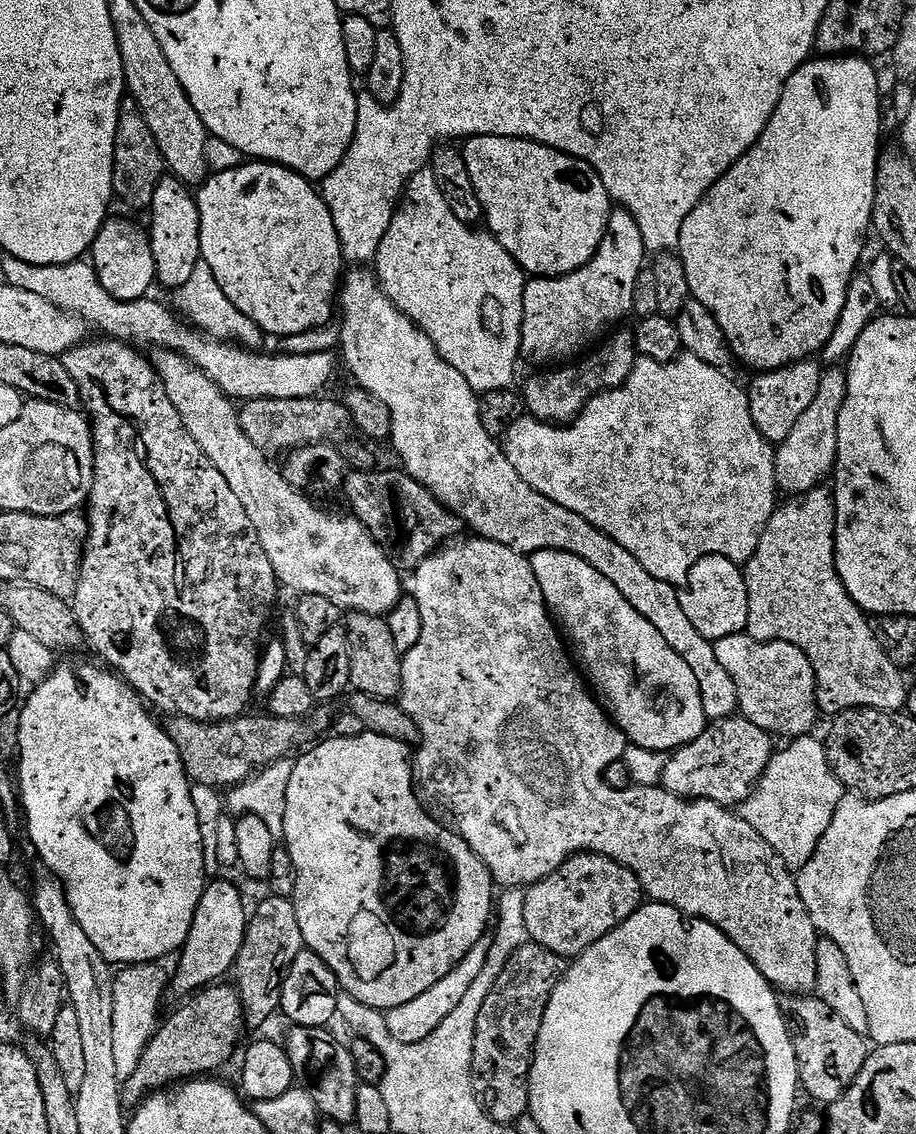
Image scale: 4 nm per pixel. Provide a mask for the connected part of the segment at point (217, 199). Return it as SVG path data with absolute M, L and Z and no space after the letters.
M241 162L236 168L231 168L225 172L218 172L209 175L203 184L199 185L195 193L196 209L200 215L200 255L203 267L212 271L212 276L216 279L219 291L242 313L246 318L250 318L269 337L297 336L303 332L308 332L312 328L321 328L329 323L334 316L334 305L338 300L338 289L342 283L342 273L346 268L344 251L340 248L338 230L334 226L334 218L326 206L323 195L314 189L313 181L299 176L297 172L292 172L289 168L283 168L281 164L269 164L267 162Z

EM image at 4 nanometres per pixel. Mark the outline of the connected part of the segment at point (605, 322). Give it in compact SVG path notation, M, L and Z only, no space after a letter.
M617 207L608 217L608 229L594 258L586 266L565 276L532 278L525 283L521 357L532 364L544 364L540 366L560 366L591 349L616 326L611 324L632 312L634 282L638 282L638 274L646 268L644 256L646 249L638 224L627 210Z

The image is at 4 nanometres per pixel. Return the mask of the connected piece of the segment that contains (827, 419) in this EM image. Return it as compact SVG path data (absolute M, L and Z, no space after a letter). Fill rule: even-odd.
M832 366L823 373L819 383L818 394L814 402L807 407L805 414L790 431L790 438L786 438L775 449L776 454L776 486L784 494L803 494L811 488L821 487L824 479L829 479L830 468L824 464L814 464L816 460L835 461L838 450L838 414L842 410L842 402L846 402L846 386L848 373L843 367ZM784 472L795 472L784 474Z

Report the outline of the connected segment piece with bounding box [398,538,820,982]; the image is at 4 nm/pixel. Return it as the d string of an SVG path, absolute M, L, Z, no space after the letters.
M471 539L465 544L453 543L441 548L432 556L427 556L411 573L410 596L417 600L418 609L421 610L422 636L418 644L402 656L402 686L398 703L402 711L418 726L420 738L428 740L429 754L434 754L437 760L448 763L453 769L460 768L460 773L464 774L466 790L470 793L474 810L474 814L466 817L470 826L467 842L478 854L478 858L482 858L482 862L492 871L493 881L497 885L504 884L500 886L505 889L524 888L537 884L539 880L545 880L572 856L578 856L581 852L599 852L606 858L618 861L623 868L635 872L640 879L640 887L655 903L674 906L684 913L685 917L705 920L722 930L722 934L731 938L769 982L799 982L803 976L820 976L820 961L816 954L819 936L811 905L796 904L800 900L800 888L796 885L795 878L788 873L788 868L780 857L783 855L777 854L771 846L762 842L754 826L750 826L735 811L725 808L723 804L715 804L709 800L686 800L683 796L665 791L662 786L629 786L626 790L614 790L606 786L606 766L623 760L624 751L630 741L624 731L617 728L610 719L600 701L590 691L585 677L578 671L561 633L544 605L538 578L534 578L531 559L523 552L515 552L493 540Z

